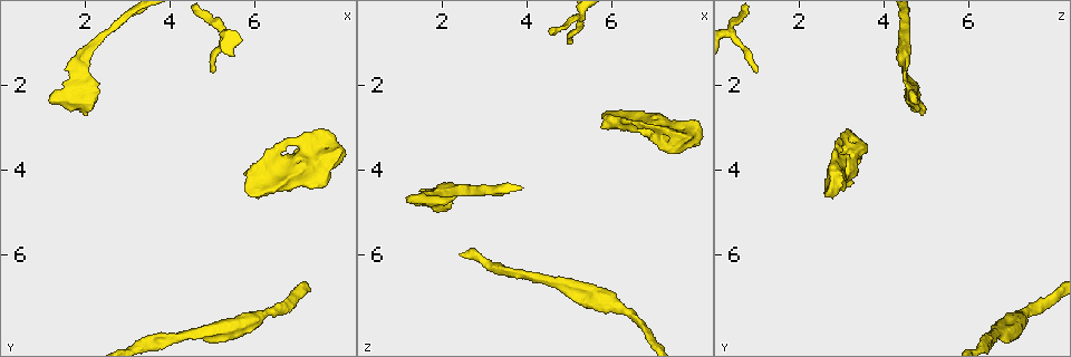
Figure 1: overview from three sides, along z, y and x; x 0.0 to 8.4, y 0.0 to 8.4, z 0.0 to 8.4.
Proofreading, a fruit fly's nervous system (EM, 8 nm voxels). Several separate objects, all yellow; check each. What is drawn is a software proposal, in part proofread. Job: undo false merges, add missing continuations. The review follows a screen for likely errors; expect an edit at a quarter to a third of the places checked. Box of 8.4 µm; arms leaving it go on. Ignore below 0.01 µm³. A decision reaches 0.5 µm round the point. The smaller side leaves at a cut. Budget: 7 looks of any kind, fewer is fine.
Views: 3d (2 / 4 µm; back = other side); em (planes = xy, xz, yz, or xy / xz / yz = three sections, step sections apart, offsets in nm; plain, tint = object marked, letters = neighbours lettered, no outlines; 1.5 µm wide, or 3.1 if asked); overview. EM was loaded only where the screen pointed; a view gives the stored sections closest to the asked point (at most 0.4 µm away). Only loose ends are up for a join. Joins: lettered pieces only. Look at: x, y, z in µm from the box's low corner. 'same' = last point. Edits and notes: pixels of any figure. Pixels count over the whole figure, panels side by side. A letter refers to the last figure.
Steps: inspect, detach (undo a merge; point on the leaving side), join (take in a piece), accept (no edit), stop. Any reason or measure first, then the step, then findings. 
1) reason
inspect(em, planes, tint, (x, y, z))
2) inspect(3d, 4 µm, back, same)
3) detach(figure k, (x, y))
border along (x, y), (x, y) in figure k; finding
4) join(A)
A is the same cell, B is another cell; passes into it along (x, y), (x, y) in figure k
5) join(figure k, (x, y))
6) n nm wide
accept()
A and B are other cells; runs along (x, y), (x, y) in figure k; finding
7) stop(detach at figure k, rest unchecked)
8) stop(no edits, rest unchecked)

inspect(3d, 2 µm, (1.20, 2.45, 4.70))

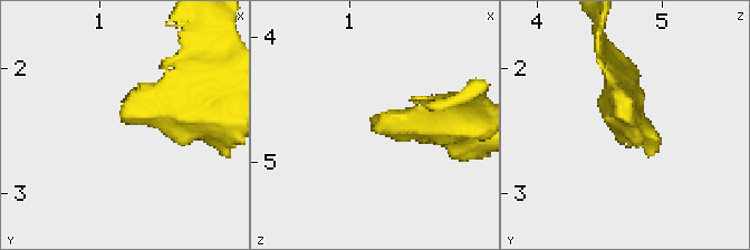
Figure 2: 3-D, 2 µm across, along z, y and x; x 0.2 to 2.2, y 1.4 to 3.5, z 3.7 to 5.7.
now the EM
inspect(em, xz, step 4, letters, (1.18, 2.42, 4.74))

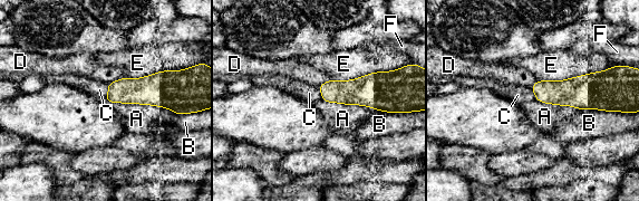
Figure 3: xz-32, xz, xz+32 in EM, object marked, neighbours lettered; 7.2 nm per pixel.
inspect(em, planes, letters, same)

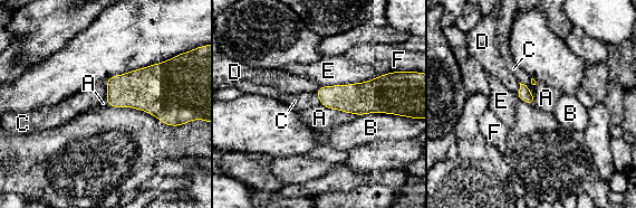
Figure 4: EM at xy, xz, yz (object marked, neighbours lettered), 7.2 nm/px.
accept()
A, B, C, D, E and F are other cells; border along (320, 103), (327, 107), (358, 115) in figure 4; no lettered piece goes on from it

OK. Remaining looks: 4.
branch stops here
inspect(3d, 4 µm, (5.05, 1.70, 1.05))

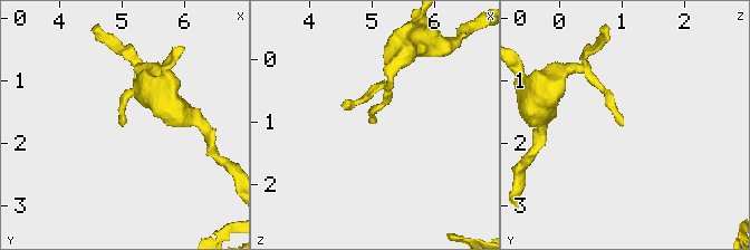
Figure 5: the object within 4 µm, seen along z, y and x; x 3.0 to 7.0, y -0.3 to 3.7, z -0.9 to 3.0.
now the EM
inspect(em, planes, letters, (5.00, 1.65, 1.00))

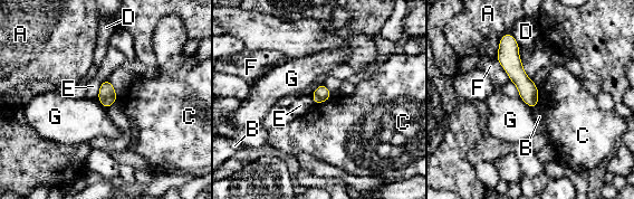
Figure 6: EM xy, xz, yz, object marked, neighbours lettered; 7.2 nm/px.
accept()
A, B, C, D, E, F and G are other cells; runs along (508, 37), (508, 57), (534, 104) in figure 6; none of them fits

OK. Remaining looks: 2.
free end
inspect(em, yz, step 8, letters, (5.85, 4.00, 2.70))

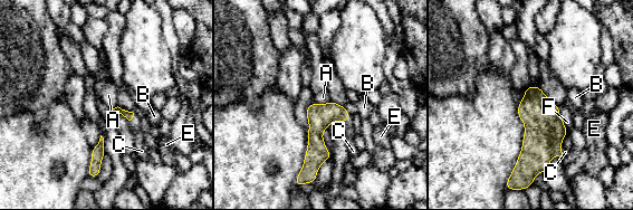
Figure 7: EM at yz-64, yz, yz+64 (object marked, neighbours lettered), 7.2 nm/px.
another direction
inspect(em, xz, step 4, letters, same)

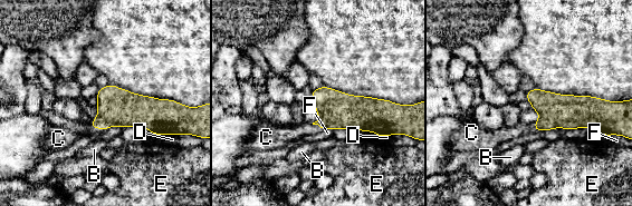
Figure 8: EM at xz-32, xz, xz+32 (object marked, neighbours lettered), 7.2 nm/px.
join(C)
C is the same cell, B, D, E and F are other cells; passes into it along (337, 110), (318, 126), (285, 135) in figure 8; it goes on there

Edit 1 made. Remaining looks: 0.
stop(join at figure 8, rest unchecked)

